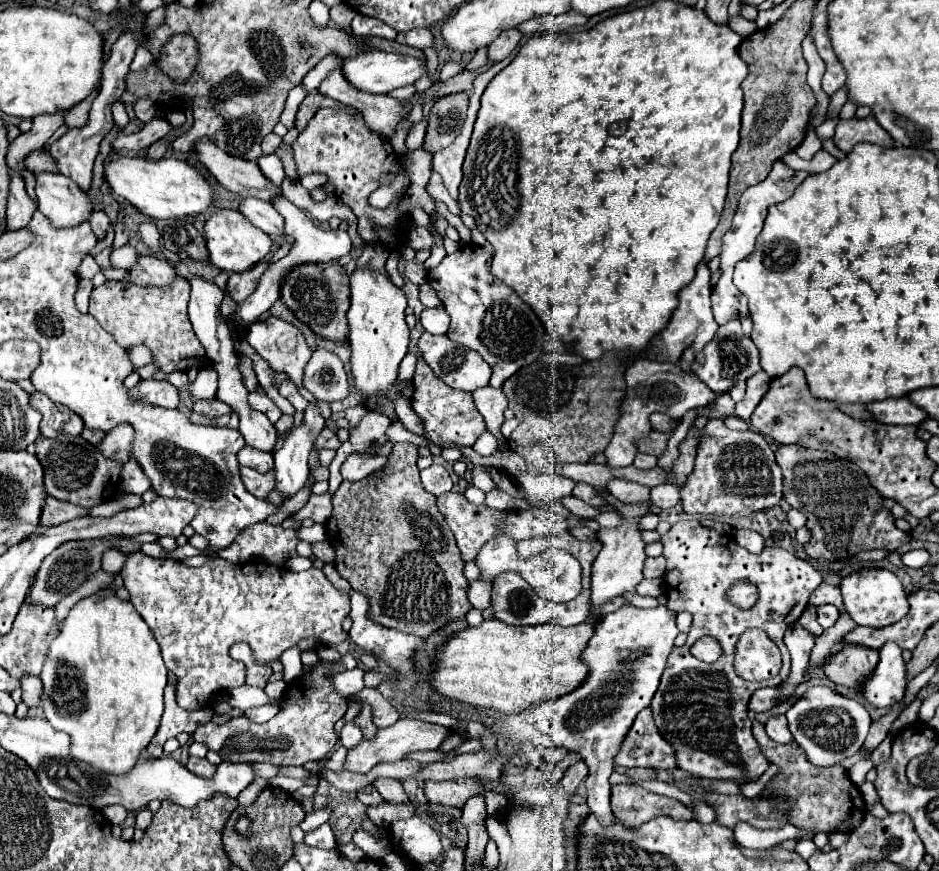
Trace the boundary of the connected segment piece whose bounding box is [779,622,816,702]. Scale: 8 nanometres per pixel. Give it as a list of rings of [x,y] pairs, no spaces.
[[[798,622],[793,623],[785,632],[785,644],[791,652],[791,676],[781,684],[783,692],[779,702],[793,694],[793,688],[805,680],[805,670],[810,662],[810,655],[815,644],[815,637]]]

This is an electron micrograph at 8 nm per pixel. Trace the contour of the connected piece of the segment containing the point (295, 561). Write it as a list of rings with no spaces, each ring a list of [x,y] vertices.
[[[295,556],[291,560],[287,560],[287,568],[294,572],[300,572],[308,570],[312,567],[312,560],[310,558],[301,558],[301,556]]]

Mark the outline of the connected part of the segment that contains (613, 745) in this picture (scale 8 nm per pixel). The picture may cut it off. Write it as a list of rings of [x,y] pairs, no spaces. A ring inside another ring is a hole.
[[[623,606],[603,616],[597,622],[587,648],[581,652],[581,662],[587,662],[587,682],[557,700],[541,702],[539,706],[531,706],[517,714],[505,714],[491,726],[491,732],[497,736],[503,732],[503,736],[525,740],[533,746],[563,746],[581,754],[589,766],[589,776],[585,780],[587,804],[603,824],[611,824],[615,820],[609,808],[613,756],[617,754],[635,716],[651,704],[677,634],[675,612],[667,606],[645,610]]]

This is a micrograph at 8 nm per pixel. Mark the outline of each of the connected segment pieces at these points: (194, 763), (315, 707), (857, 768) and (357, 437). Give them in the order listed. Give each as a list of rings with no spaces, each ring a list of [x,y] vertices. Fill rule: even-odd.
[[[189,756],[187,768],[201,778],[213,778],[213,774],[217,770],[217,766],[213,766],[207,758],[197,758],[197,756]]]
[[[319,666],[313,674],[293,680],[283,692],[283,708],[269,722],[257,724],[245,716],[231,718],[221,726],[209,722],[195,730],[193,740],[207,744],[209,750],[215,750],[227,762],[271,762],[277,766],[303,766],[309,760],[321,760],[337,744],[333,726],[347,712],[347,700],[333,688],[331,682],[335,672],[341,670]]]
[[[863,760],[863,762],[857,762],[855,766],[851,766],[851,768],[847,770],[847,774],[849,774],[849,778],[851,778],[851,782],[853,782],[855,786],[861,786],[861,784],[865,782],[865,774],[867,774],[871,768],[873,768],[871,760]]]
[[[367,412],[365,418],[351,430],[351,436],[349,436],[349,442],[341,444],[341,448],[337,450],[329,470],[331,470],[331,478],[329,478],[329,494],[333,496],[337,492],[337,488],[341,486],[343,482],[343,476],[339,472],[341,464],[345,462],[345,458],[352,453],[366,453],[375,455],[373,450],[374,445],[383,445],[387,442],[385,438],[385,432],[391,424],[391,418],[385,414],[385,412]]]

